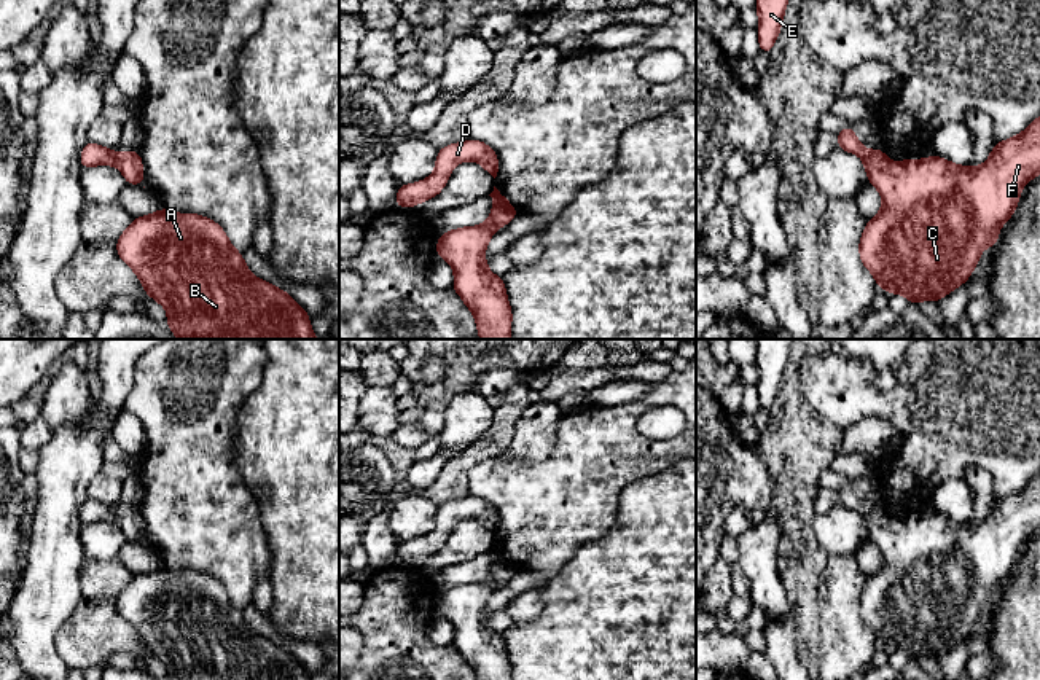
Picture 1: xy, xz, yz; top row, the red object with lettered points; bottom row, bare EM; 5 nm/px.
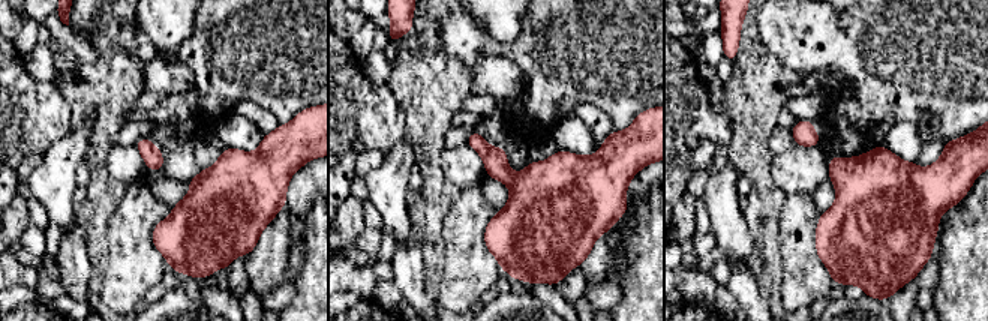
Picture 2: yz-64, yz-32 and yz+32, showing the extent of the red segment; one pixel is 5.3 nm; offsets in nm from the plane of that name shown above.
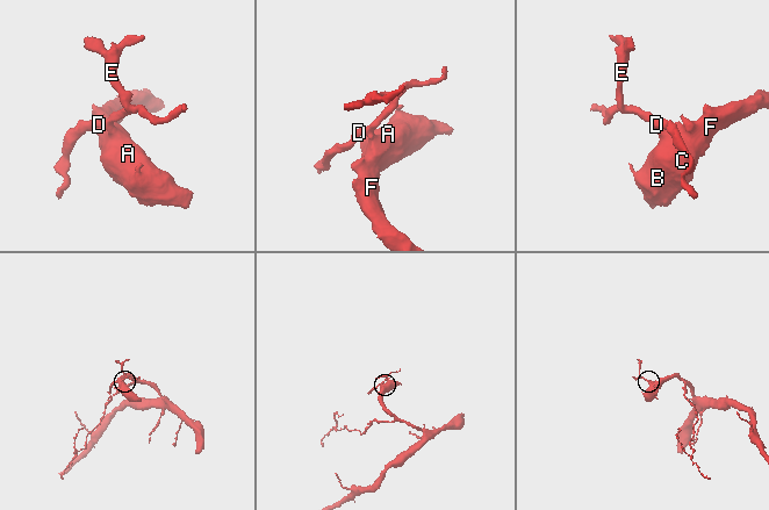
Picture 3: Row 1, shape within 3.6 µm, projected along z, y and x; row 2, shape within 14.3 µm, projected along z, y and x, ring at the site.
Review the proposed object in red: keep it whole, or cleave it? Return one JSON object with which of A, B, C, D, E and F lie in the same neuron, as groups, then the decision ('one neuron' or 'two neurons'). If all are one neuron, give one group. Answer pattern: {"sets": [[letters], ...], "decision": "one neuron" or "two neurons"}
{"sets": [["A", "B", "C", "D", "E", "F"]], "decision": "one neuron"}

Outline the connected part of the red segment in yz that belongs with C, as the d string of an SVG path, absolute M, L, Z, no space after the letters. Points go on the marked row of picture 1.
M1040 116L1021 134L995 142L987 161L978 167L957 166L936 154L919 161L906 158L901 162L892 162L881 148L868 151L855 137L852 126L836 134L838 148L862 158L868 183L876 186L882 197L881 210L868 220L858 242L862 264L873 274L878 287L889 295L903 295L914 306L919 301L940 303L959 285L968 282L981 252L997 244L1000 226L1015 215L1024 185L1040 175Z

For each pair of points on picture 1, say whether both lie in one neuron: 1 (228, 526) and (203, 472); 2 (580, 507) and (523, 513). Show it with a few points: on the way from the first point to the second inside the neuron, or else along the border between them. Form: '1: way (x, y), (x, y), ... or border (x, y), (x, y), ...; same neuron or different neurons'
1: way (215, 513), (203, 500), (203, 484); same neuron
2: way (566, 507), (553, 507), (537, 513); same neuron

